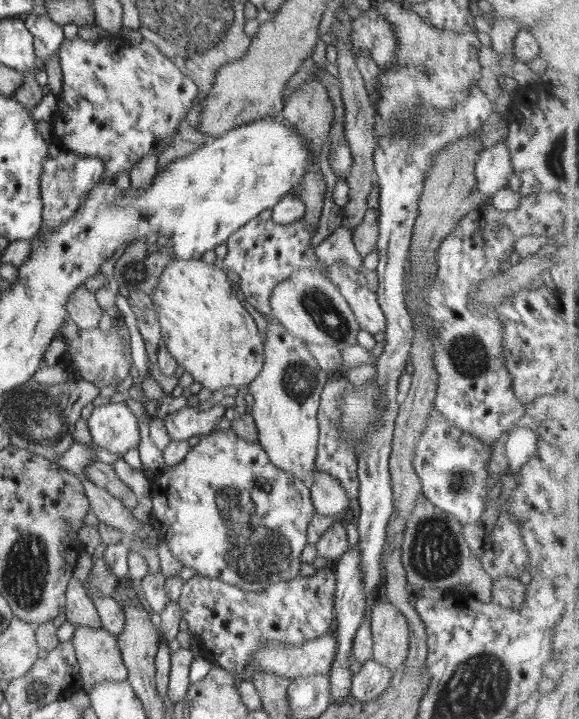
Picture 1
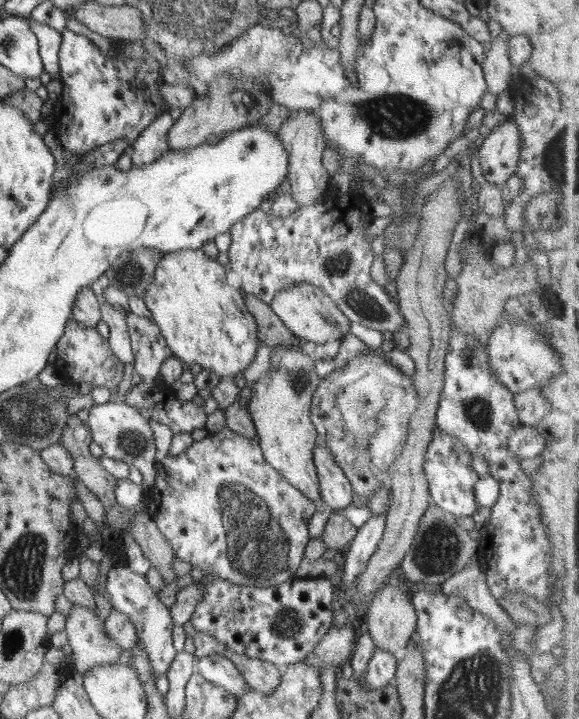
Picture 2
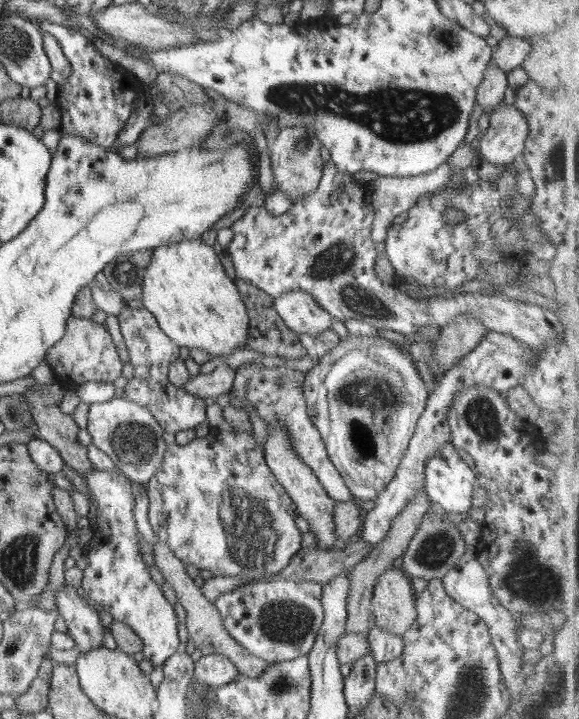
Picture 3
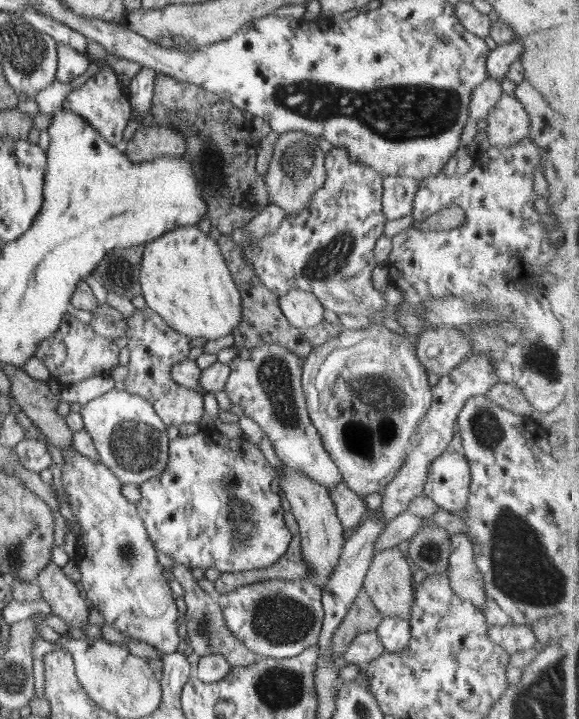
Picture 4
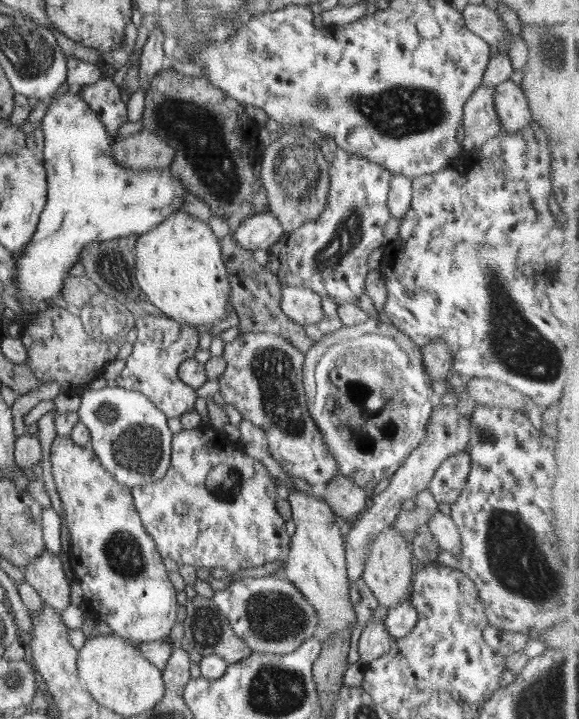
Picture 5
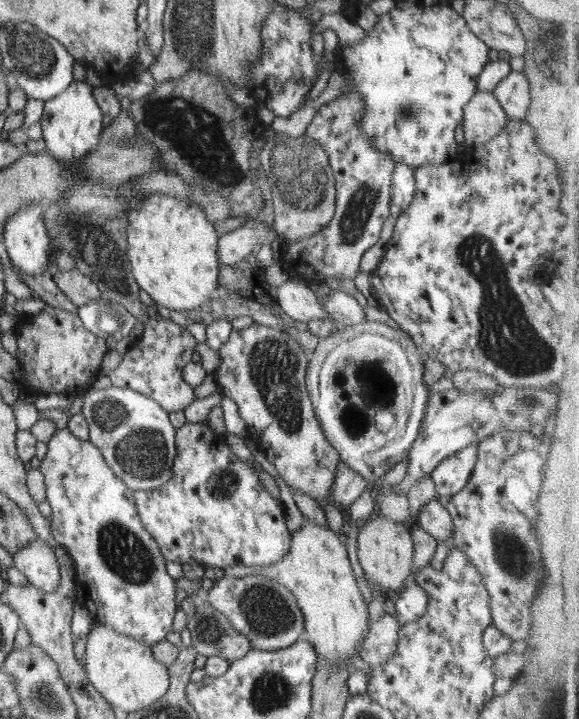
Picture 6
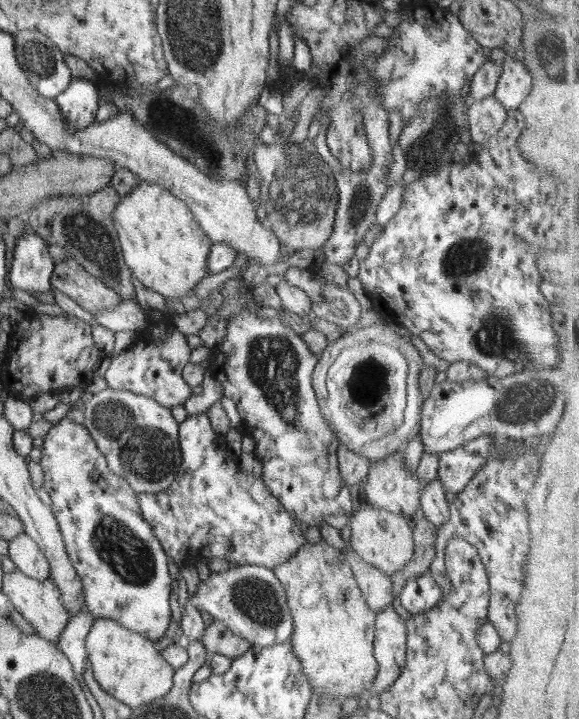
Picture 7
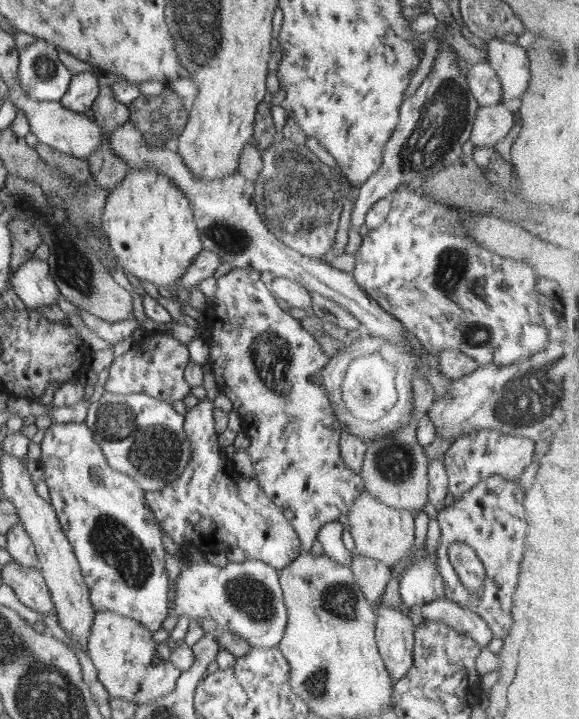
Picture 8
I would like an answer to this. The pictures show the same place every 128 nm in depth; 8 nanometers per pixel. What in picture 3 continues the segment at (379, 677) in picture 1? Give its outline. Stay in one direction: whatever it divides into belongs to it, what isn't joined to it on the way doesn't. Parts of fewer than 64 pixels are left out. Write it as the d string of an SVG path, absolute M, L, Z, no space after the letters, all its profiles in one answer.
M378 625L372 627L368 633L368 642L371 644L371 655L376 666L382 662L390 662L403 655L405 642L402 636L385 631Z

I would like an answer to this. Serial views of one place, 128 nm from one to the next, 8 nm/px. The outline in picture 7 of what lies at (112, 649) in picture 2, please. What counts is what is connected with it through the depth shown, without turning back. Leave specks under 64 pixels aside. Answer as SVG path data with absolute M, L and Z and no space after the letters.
M26 533L9 542L9 556L19 571L35 579L49 579L49 564L36 542Z

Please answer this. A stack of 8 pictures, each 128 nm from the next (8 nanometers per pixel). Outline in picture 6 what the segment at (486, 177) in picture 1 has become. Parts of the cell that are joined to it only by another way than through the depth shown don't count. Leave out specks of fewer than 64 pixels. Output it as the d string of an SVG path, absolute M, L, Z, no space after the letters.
M510 71L491 92L510 119L524 119L530 104L528 77L519 71Z

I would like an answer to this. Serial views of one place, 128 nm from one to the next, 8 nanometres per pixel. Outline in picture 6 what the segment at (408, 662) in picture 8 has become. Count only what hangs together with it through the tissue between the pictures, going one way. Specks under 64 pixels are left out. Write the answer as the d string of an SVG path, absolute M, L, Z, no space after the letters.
M385 614L370 623L359 653L367 666L382 665L394 657L400 629L401 622L390 614Z

